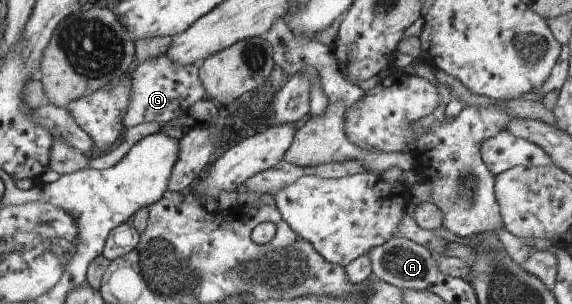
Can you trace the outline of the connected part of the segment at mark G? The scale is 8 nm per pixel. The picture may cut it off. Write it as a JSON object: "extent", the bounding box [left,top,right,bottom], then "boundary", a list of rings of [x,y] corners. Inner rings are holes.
{"extent":[124,53,206,127],"boundary":[[[167,53],[137,64],[133,75],[133,94],[131,105],[124,118],[129,127],[156,121],[161,125],[174,120],[192,107],[193,103],[206,98],[206,91],[200,81],[199,64],[178,65],[168,57]]]}

